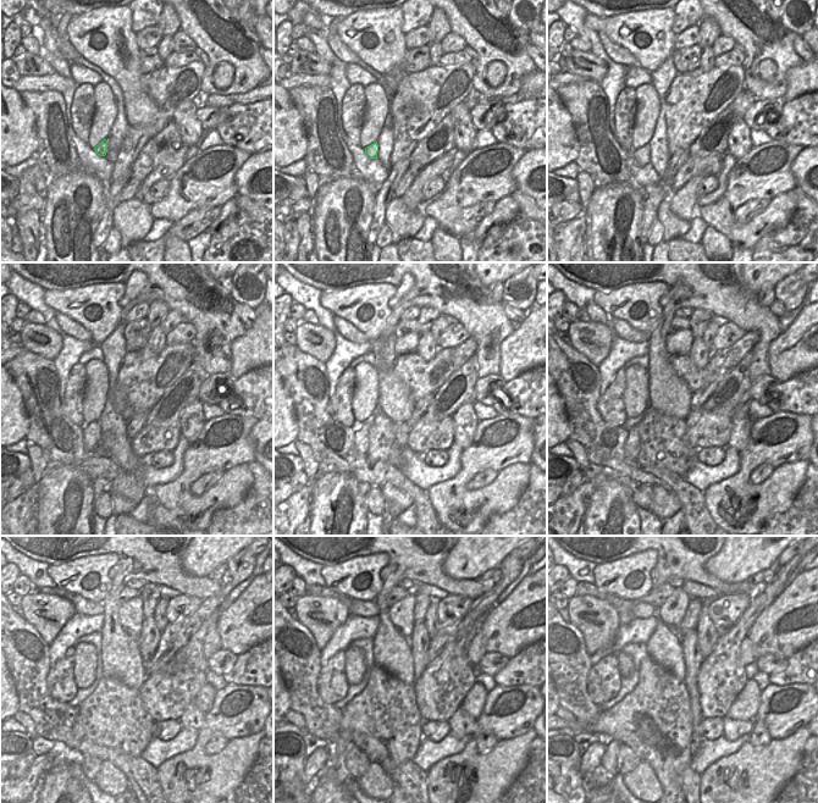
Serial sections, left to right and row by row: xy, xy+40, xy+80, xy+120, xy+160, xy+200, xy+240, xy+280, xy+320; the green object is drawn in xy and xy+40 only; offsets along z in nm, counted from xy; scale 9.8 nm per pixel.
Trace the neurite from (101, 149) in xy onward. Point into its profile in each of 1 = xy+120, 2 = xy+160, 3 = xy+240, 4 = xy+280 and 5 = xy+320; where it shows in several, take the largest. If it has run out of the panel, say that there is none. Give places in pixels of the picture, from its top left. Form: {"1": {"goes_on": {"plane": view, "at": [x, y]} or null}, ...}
{"1": {"goes_on": {"plane": "xy+120", "at": [92, 433]}}, "2": {"goes_on": {"plane": "xy+160", "at": [361, 439]}}, "3": {"goes_on": {"plane": "xy+240", "at": [79, 727]}}, "4": {"goes_on": {"plane": "xy+280", "at": [340, 748]}}, "5": {"goes_on": {"plane": "xy+320", "at": [608, 763]}}}

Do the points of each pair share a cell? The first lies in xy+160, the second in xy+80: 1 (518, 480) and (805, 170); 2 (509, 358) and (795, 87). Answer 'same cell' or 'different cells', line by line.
1: different cells
2: same cell

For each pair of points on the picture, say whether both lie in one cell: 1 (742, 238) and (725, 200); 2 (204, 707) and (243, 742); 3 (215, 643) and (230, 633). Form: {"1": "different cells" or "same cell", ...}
{"1": "same cell", "2": "different cells", "3": "different cells"}

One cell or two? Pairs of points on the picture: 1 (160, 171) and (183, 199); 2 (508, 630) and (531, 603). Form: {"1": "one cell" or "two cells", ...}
{"1": "two cells", "2": "one cell"}

